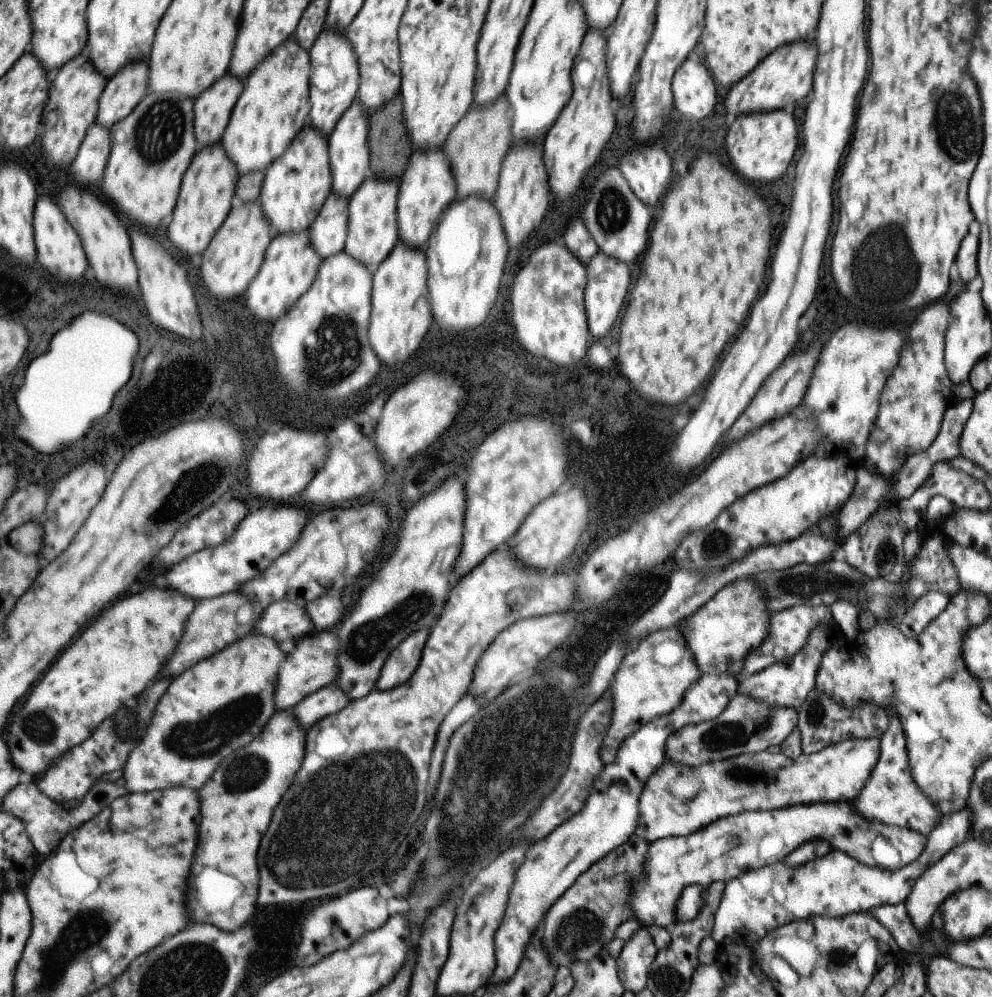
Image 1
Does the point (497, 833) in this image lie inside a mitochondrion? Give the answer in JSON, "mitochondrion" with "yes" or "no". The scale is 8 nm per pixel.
{"mitochondrion":"no"}

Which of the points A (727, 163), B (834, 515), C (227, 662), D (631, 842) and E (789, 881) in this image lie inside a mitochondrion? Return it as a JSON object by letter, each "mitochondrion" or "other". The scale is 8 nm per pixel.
{"A":"other","B":"other","C":"other","D":"other","E":"mitochondrion"}

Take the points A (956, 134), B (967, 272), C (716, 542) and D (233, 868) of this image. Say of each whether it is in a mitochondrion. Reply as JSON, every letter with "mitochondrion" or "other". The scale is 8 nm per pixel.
{"A":"mitochondrion","B":"other","C":"mitochondrion","D":"other"}

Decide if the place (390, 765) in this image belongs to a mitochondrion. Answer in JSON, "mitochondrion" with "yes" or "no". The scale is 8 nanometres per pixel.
{"mitochondrion":"yes"}

